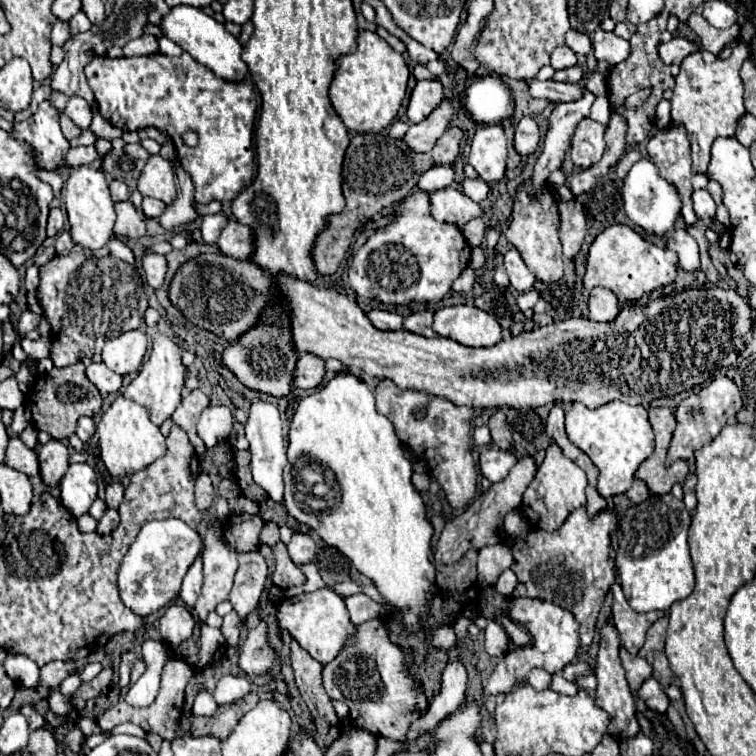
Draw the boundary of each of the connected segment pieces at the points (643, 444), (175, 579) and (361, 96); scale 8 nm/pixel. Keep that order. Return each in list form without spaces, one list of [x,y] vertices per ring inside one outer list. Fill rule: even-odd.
[[[611,401],[601,409],[587,409],[583,403],[573,403],[565,413],[565,429],[571,443],[585,451],[601,471],[597,491],[605,499],[625,493],[633,483],[639,465],[653,453],[655,437],[647,411],[641,405],[633,407],[621,401]]]
[[[165,519],[145,523],[119,567],[121,601],[139,617],[147,617],[159,611],[173,597],[177,597],[189,567],[199,555],[201,555],[201,535],[183,521]]]
[[[361,31],[357,51],[337,61],[337,73],[329,87],[329,99],[353,133],[381,133],[397,117],[407,93],[409,69],[401,53],[373,31]]]

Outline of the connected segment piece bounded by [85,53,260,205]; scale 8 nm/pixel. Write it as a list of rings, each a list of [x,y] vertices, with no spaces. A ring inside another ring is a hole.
[[[163,53],[119,59],[93,57],[85,67],[85,77],[95,93],[99,113],[113,127],[121,131],[141,131],[145,127],[155,127],[173,139],[179,161],[193,179],[197,203],[207,205],[211,201],[219,201],[221,205],[225,205],[233,201],[233,197],[237,197],[237,193],[251,183],[255,167],[253,135],[260,103],[251,81],[225,81],[217,77],[211,69],[189,57],[189,53],[183,53],[179,57],[169,57]],[[189,129],[199,133],[197,147],[185,147],[185,143],[181,141],[181,135]]]

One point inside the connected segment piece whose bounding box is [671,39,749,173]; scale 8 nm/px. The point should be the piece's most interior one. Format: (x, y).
(707, 102)

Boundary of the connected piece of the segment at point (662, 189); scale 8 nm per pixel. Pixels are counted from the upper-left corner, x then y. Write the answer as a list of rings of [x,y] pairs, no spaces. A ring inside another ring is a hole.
[[[641,159],[631,167],[629,175],[623,181],[623,207],[635,225],[643,227],[647,233],[663,235],[679,217],[681,197],[677,197],[677,189],[673,189],[673,185],[659,177],[657,167],[649,159]]]

